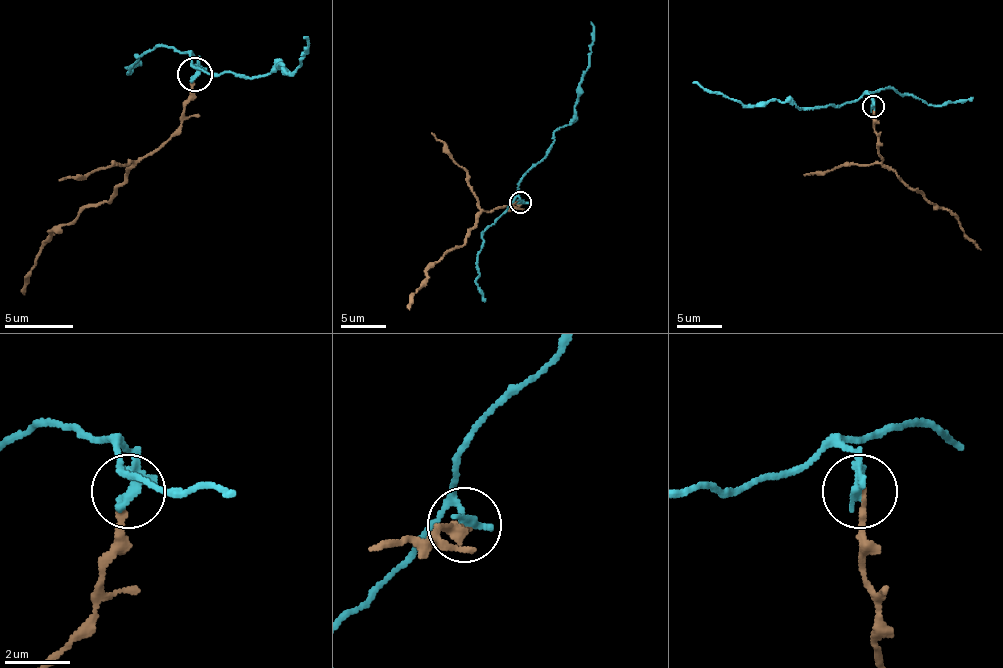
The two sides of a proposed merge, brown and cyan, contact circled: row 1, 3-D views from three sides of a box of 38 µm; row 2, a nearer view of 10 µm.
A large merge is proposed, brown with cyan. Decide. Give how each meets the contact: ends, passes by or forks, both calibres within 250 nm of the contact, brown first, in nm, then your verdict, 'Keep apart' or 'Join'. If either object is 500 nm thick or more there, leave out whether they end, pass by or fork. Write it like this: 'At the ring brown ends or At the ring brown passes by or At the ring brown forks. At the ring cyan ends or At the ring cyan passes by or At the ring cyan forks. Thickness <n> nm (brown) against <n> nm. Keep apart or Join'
At the ring brown ends. At the ring cyan ends. Thickness 190 nm (brown) against 360 nm. Keep apart

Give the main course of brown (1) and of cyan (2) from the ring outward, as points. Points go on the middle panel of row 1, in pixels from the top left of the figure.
1: (520, 202), (484, 211), (464, 243), (452, 247), (428, 270), (428, 279), (412, 297), (410, 310)
2: (520, 202), (520, 180), (546, 153), (553, 133), (573, 117), (591, 50), (591, 21)

